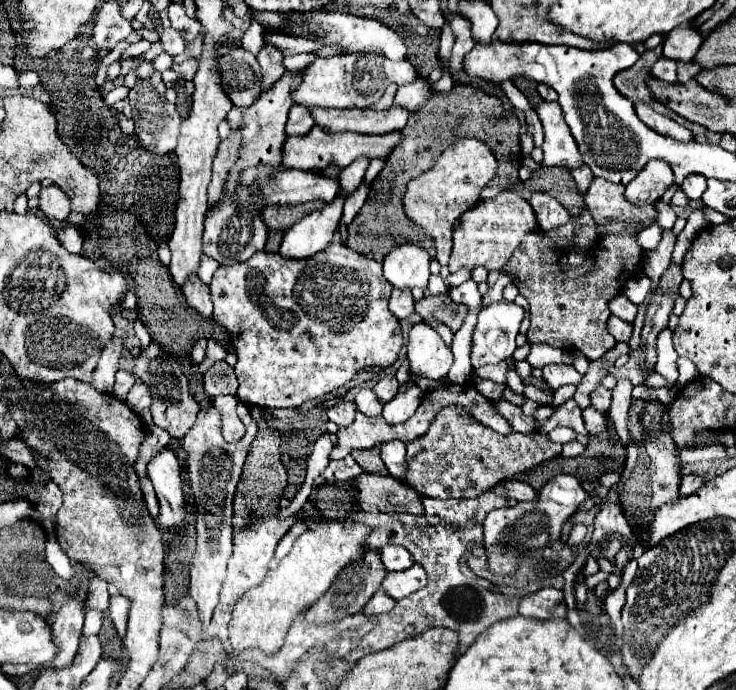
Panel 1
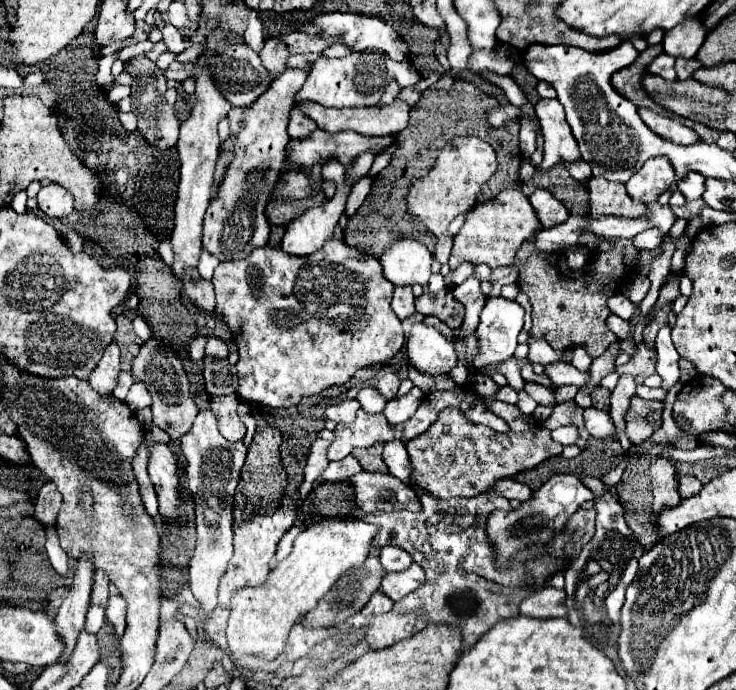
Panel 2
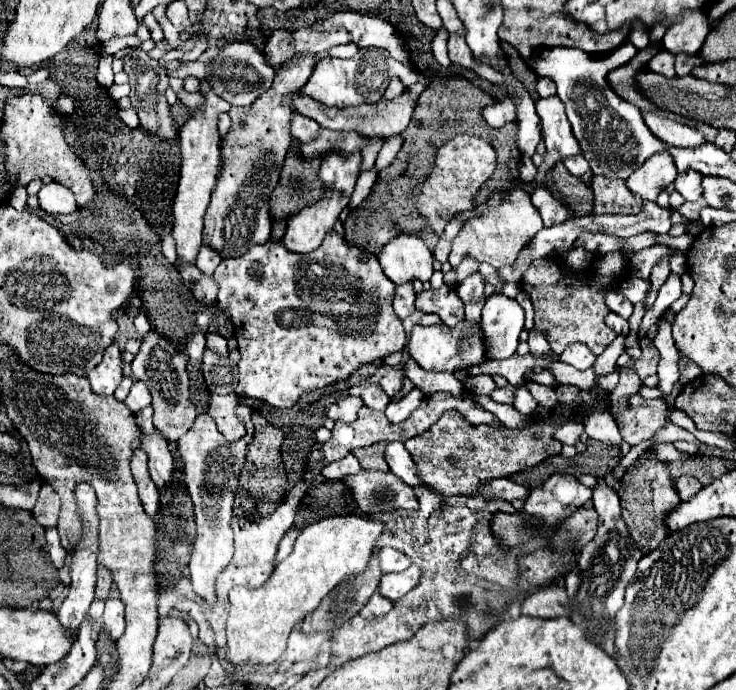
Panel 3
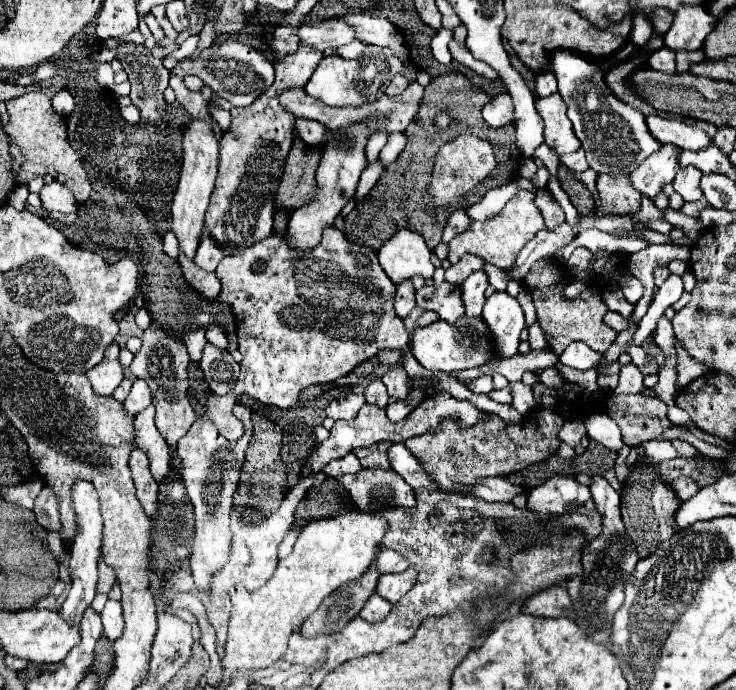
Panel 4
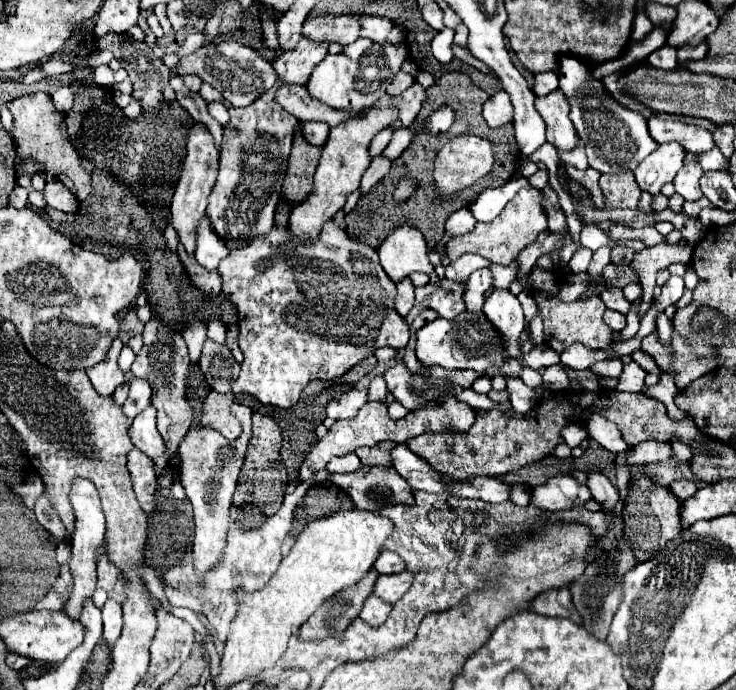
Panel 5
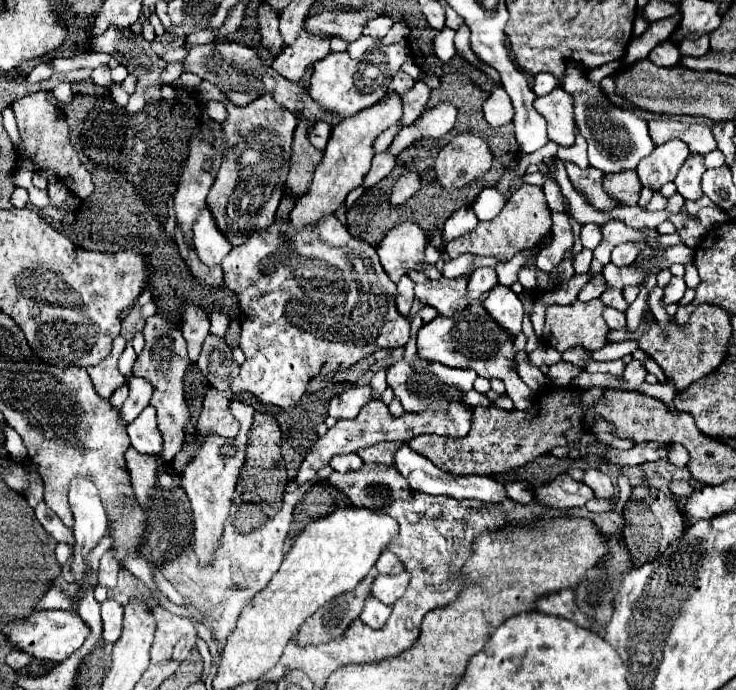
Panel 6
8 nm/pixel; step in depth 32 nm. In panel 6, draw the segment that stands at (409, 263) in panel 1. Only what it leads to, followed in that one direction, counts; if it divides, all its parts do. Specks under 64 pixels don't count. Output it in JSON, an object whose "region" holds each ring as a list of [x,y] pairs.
{"region":[[[402,222],[386,232],[378,244],[378,256],[392,282],[398,282],[400,276],[424,264],[426,240],[426,232],[414,222]]]}

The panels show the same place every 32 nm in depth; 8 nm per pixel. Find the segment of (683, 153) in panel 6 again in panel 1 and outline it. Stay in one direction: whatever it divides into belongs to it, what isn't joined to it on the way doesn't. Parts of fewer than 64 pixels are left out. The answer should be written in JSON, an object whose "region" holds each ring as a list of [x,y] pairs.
{"region":[[[650,160],[626,186],[626,196],[634,204],[654,204],[674,184],[674,172],[664,160]]]}

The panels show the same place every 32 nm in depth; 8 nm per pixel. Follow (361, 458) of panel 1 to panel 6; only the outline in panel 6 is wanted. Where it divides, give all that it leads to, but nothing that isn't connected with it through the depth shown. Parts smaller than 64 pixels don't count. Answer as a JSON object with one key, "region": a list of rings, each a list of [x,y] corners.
{"region":[[[380,442],[380,444],[374,444],[374,446],[368,446],[368,448],[362,448],[358,452],[358,456],[366,462],[366,464],[394,464],[394,454],[396,450],[404,446],[404,444],[396,444],[396,442]]]}

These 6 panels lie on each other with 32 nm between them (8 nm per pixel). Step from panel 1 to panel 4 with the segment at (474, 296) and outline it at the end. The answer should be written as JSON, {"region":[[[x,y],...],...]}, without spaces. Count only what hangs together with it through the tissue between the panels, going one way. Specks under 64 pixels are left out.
{"region":[[[478,270],[470,274],[462,284],[462,300],[466,306],[468,316],[480,316],[484,306],[484,292],[488,288],[488,274],[484,270]]]}

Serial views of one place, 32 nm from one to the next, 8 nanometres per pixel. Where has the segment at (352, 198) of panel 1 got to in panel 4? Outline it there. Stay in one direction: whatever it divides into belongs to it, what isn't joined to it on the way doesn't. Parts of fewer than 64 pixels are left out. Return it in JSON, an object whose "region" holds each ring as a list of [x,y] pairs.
{"region":[[[380,160],[372,162],[372,164],[362,172],[362,176],[360,176],[360,184],[358,184],[358,190],[356,190],[356,198],[358,198],[358,200],[364,198],[384,172],[386,172],[386,166],[384,166]]]}

